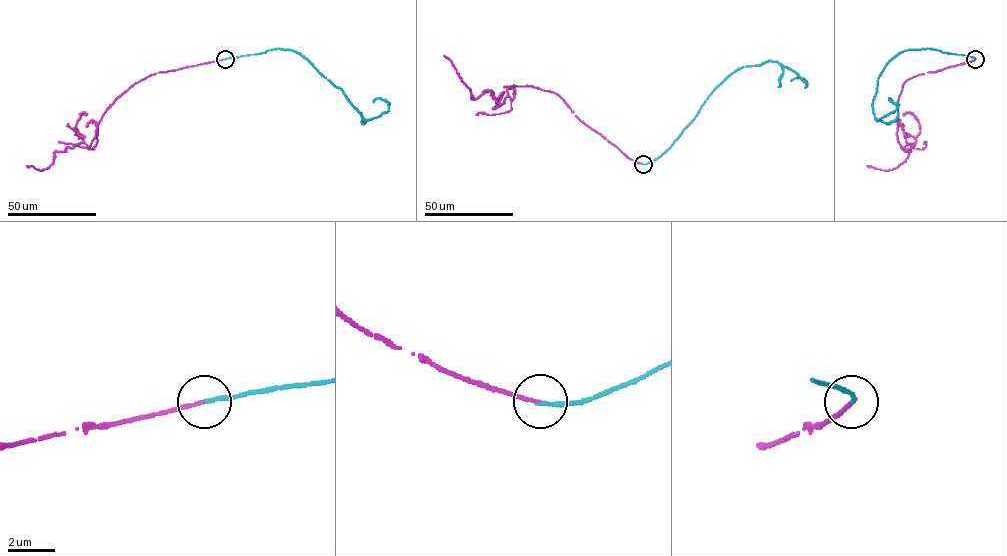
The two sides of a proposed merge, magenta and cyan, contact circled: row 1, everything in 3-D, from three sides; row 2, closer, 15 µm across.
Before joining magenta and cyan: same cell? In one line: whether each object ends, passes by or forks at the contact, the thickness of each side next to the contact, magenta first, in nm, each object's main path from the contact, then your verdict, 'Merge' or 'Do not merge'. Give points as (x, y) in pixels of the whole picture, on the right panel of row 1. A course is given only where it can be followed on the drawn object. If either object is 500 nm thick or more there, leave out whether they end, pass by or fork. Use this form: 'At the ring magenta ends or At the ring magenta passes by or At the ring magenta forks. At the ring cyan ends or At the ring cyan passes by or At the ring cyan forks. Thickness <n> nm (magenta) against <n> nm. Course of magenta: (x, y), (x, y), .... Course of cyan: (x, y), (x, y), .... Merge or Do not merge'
At the ring magenta ends. At the ring cyan ends. Thickness 130 nm (magenta) against 150 nm. Course of magenta: (975, 59), (906, 81), (897, 139), (907, 148), (915, 142), (901, 148), (910, 152), (892, 169), (866, 165). Course of cyan: (975, 59), (930, 48), (898, 53), (878, 77), (872, 103), (877, 120), (897, 107), (892, 102). Merge

